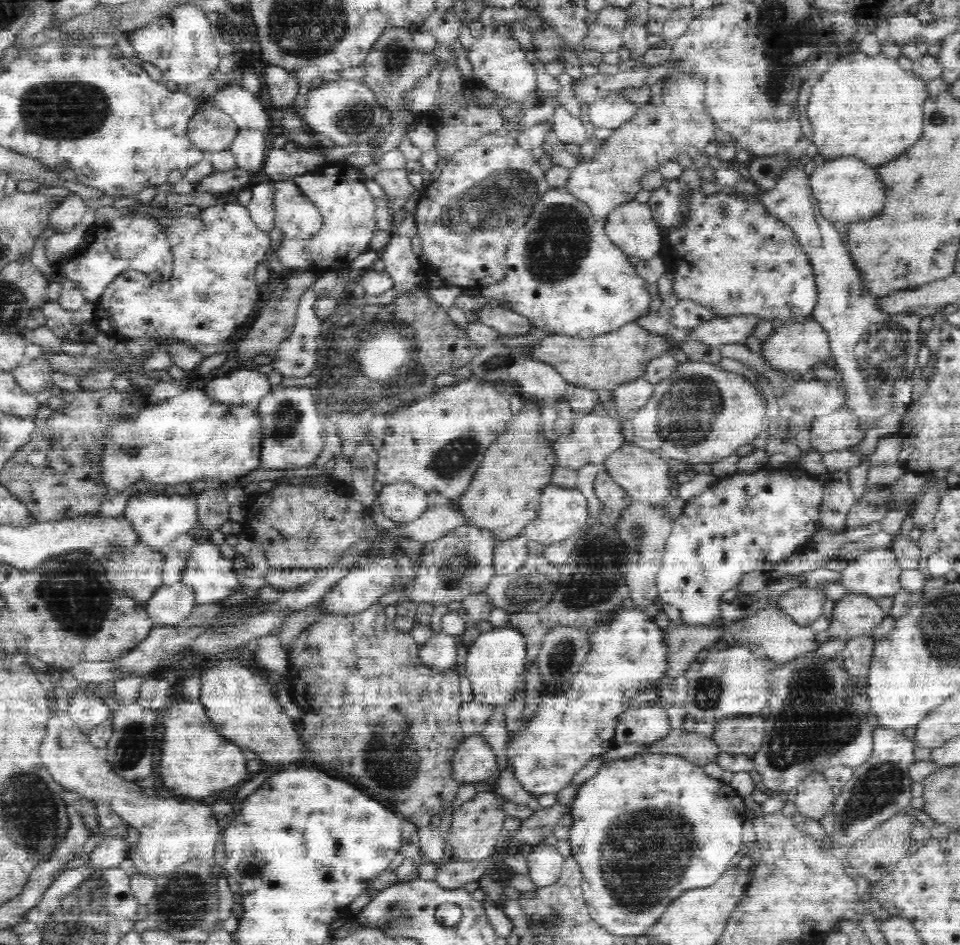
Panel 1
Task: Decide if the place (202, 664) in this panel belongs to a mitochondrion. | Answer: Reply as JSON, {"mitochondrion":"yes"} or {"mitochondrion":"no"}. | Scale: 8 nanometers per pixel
{"mitochondrion":"no"}

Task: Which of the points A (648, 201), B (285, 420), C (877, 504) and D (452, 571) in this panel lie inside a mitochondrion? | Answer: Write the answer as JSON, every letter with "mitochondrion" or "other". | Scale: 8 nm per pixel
{"A":"other","B":"mitochondrion","C":"mitochondrion","D":"mitochondrion"}

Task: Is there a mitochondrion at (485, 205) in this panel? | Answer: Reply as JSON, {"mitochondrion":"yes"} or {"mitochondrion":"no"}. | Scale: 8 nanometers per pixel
{"mitochondrion":"yes"}

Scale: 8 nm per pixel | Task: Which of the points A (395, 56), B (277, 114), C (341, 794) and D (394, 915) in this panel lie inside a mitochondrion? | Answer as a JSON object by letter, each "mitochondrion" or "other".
{"A":"mitochondrion","B":"other","C":"other","D":"mitochondrion"}

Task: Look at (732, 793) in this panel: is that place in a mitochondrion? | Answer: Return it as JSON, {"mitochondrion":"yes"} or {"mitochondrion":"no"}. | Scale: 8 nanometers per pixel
{"mitochondrion":"no"}

